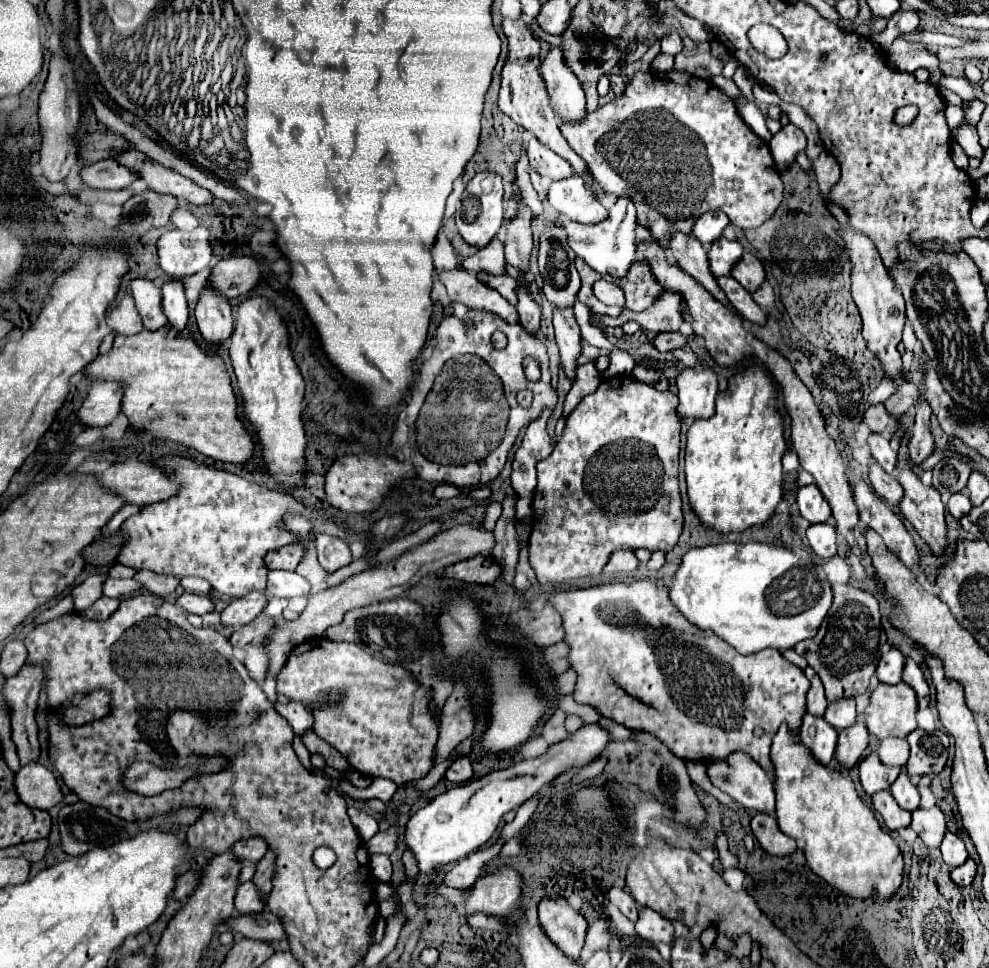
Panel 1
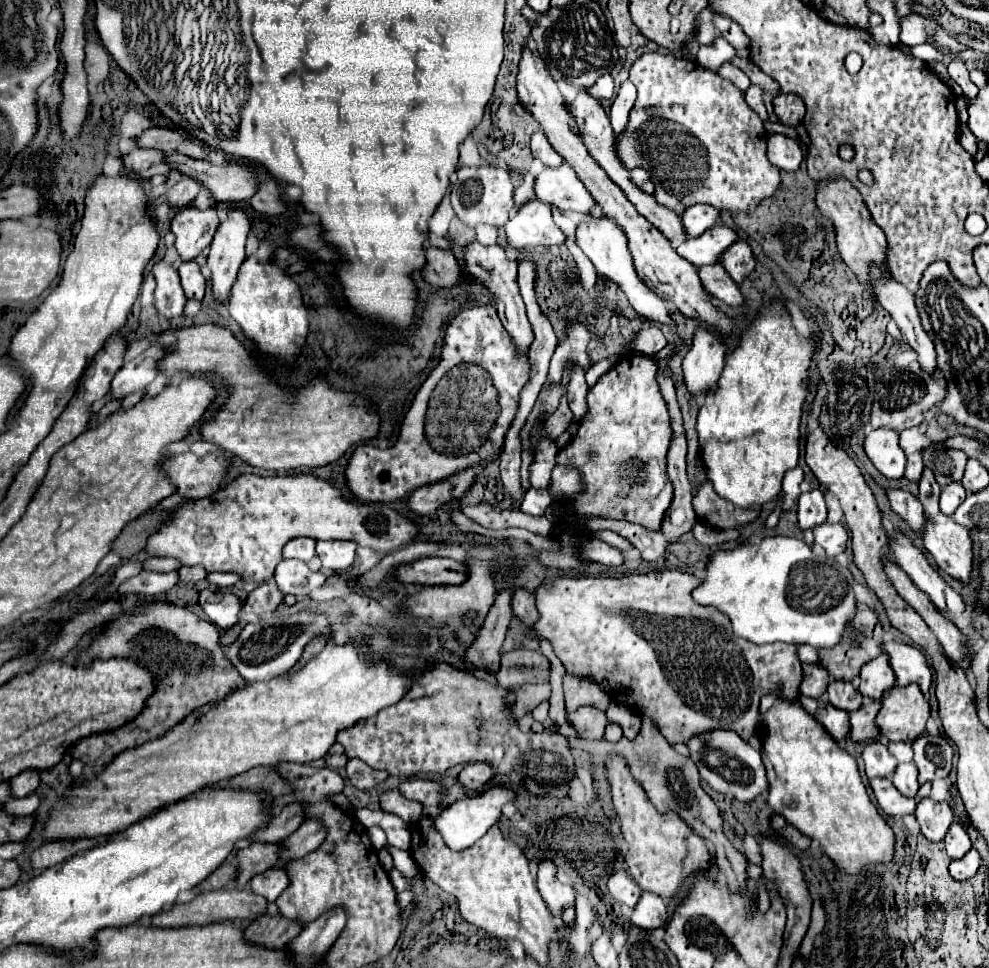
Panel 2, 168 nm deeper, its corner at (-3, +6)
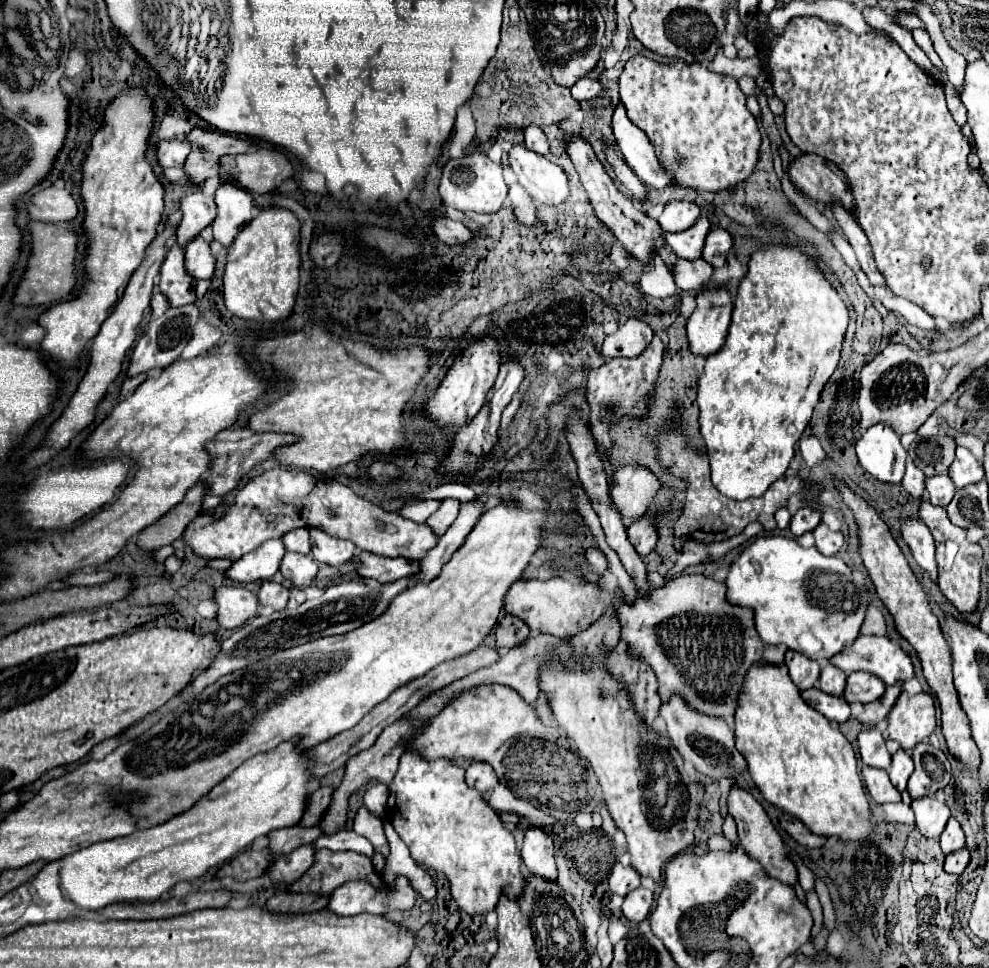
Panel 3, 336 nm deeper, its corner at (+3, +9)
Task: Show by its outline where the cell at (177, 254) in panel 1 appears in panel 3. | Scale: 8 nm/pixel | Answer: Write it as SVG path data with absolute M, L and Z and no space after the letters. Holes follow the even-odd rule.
M201 191L187 193L181 199L181 209L183 209L183 221L177 229L177 241L183 247L187 241L195 239L211 221L215 219L217 207L213 197L203 195Z

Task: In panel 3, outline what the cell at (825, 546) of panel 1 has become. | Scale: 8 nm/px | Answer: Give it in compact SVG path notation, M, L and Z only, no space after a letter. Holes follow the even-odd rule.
M819 523L819 525L815 527L813 535L815 535L815 541L817 541L815 547L817 547L823 555L835 555L835 553L839 553L839 549L841 549L843 543L845 543L843 533L831 531L825 523Z

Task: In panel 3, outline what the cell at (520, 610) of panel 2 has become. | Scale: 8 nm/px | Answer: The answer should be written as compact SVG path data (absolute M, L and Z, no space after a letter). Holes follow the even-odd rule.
M505 615L497 623L495 635L497 635L497 647L495 649L499 653L505 653L509 649L521 647L529 639L529 627L521 619L517 619L513 615Z

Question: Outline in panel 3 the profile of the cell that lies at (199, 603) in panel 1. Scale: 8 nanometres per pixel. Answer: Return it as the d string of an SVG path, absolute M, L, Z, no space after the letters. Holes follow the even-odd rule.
M221 587L215 593L219 603L219 623L229 629L245 625L251 617L259 615L259 599L243 587Z

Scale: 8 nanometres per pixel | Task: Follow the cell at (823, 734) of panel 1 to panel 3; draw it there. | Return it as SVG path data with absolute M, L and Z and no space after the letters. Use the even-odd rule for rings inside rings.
M817 687L801 691L801 697L805 699L807 705L811 705L819 713L823 713L829 721L843 723L849 719L849 705L843 697L833 697L829 693L821 693L821 689L817 689Z

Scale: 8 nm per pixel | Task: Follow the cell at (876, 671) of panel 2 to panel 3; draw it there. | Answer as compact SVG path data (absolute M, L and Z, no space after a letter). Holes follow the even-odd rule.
M851 673L847 677L847 685L845 685L845 693L843 699L847 703L871 703L877 697L881 697L881 693L885 691L885 685L881 685L881 679L869 675L869 673Z

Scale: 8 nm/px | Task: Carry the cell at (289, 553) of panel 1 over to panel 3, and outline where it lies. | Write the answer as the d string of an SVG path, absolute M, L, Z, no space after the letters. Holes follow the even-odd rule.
M301 527L301 529L293 529L293 531L285 533L283 541L285 541L285 549L287 549L287 551L305 553L305 555L311 551L311 543L309 543L309 529L305 529L305 527Z

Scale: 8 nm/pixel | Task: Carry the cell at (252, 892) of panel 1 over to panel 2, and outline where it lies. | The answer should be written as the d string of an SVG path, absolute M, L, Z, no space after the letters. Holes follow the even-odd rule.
M273 866L251 880L251 890L263 896L267 902L275 902L277 896L287 888L289 878L281 866Z

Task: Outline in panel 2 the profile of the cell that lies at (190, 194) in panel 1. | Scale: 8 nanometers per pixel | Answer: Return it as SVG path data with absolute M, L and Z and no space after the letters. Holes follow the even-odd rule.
M167 154L167 166L175 172L195 176L195 180L199 180L199 184L203 184L203 188L207 188L217 202L249 202L255 194L255 176L241 164L225 162L217 166L185 154Z

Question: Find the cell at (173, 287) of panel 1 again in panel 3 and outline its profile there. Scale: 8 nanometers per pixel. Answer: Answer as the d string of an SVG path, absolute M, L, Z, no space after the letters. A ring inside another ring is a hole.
M199 235L185 247L185 267L195 279L211 279L215 273L215 257L209 243Z

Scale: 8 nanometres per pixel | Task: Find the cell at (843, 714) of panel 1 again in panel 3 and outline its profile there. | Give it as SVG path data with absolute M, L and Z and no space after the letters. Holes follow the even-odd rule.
M825 663L823 669L821 669L817 687L823 689L825 693L829 693L829 695L841 695L843 689L845 689L845 681L847 681L847 675L841 669L837 669L831 663Z

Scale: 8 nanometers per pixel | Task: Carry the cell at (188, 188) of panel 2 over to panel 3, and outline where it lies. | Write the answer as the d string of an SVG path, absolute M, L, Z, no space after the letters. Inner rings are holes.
M195 147L191 155L187 157L185 171L191 179L191 183L203 183L209 177L215 177L219 173L219 161L207 157L207 153L201 147Z

